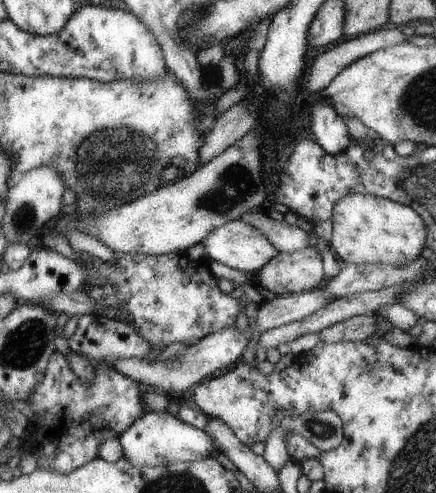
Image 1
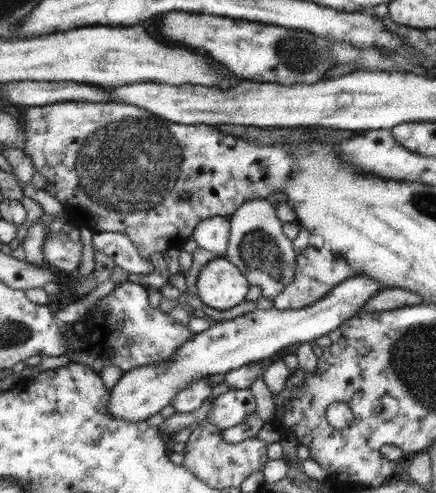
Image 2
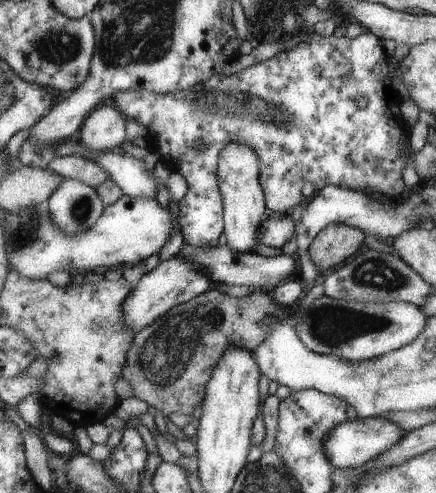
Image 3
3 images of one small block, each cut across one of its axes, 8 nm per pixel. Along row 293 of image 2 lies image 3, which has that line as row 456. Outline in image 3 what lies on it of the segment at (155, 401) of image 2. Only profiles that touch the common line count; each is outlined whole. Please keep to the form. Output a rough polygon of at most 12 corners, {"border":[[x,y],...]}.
{"border":[[355,418],[325,440],[335,470],[359,468],[407,432],[385,418]]}

